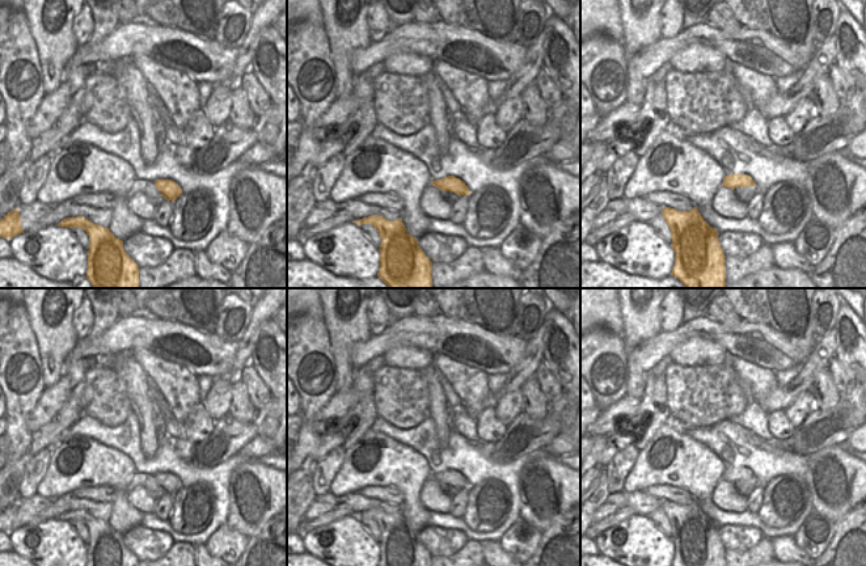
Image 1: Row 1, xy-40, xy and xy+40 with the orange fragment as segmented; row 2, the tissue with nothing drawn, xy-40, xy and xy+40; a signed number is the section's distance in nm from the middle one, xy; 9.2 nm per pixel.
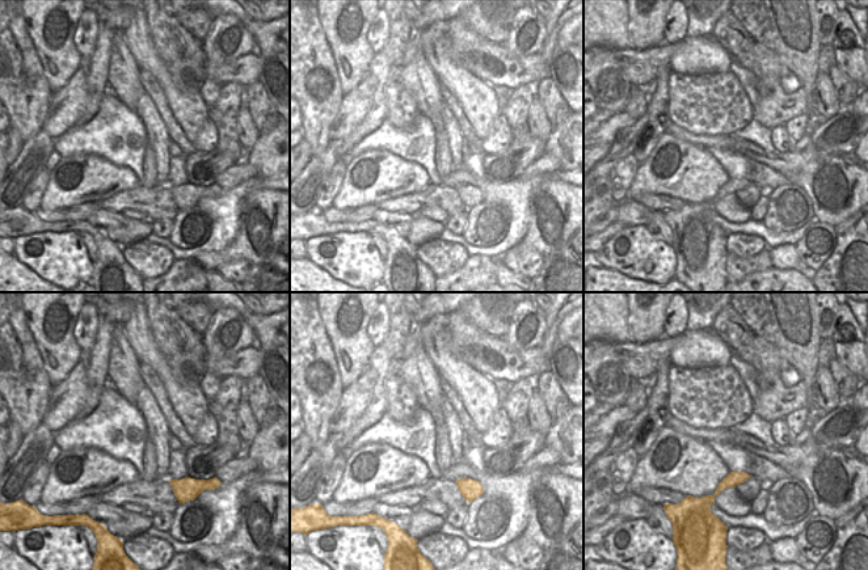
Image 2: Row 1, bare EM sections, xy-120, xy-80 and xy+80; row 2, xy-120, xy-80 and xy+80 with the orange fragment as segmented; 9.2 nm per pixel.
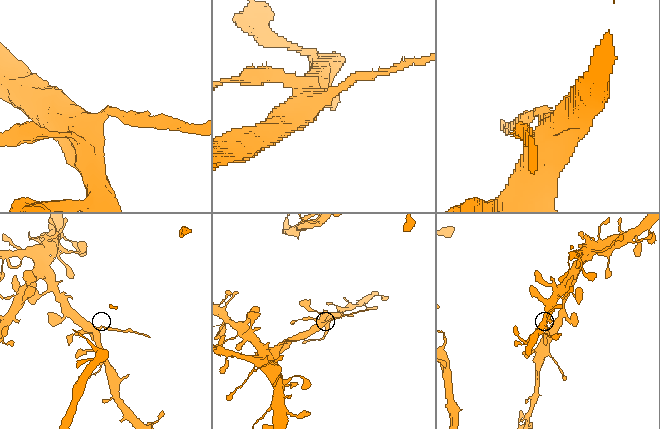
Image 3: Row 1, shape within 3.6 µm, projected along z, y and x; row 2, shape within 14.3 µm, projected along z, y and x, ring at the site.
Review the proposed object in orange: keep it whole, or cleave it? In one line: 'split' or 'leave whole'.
split

